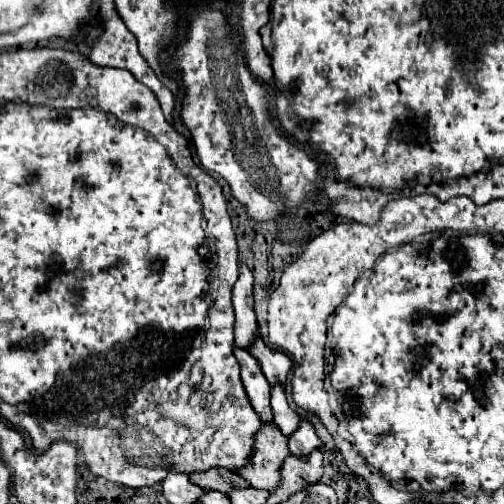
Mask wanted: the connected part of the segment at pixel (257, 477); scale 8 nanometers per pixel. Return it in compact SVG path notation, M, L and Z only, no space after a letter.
M263 424L255 434L253 462L241 468L239 476L243 476L253 488L271 492L279 486L279 466L283 466L283 460L289 454L287 438L279 432L279 428L273 424Z

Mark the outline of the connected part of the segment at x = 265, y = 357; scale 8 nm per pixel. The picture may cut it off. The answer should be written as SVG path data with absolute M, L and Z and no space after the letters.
M257 336L257 342L255 346L249 348L249 352L253 354L253 358L259 362L261 366L261 372L263 376L267 378L267 382L271 386L275 386L275 382L279 382L281 386L285 384L287 380L287 374L291 370L291 358L285 356L283 352L279 350L273 350L269 346L265 346L265 342Z

